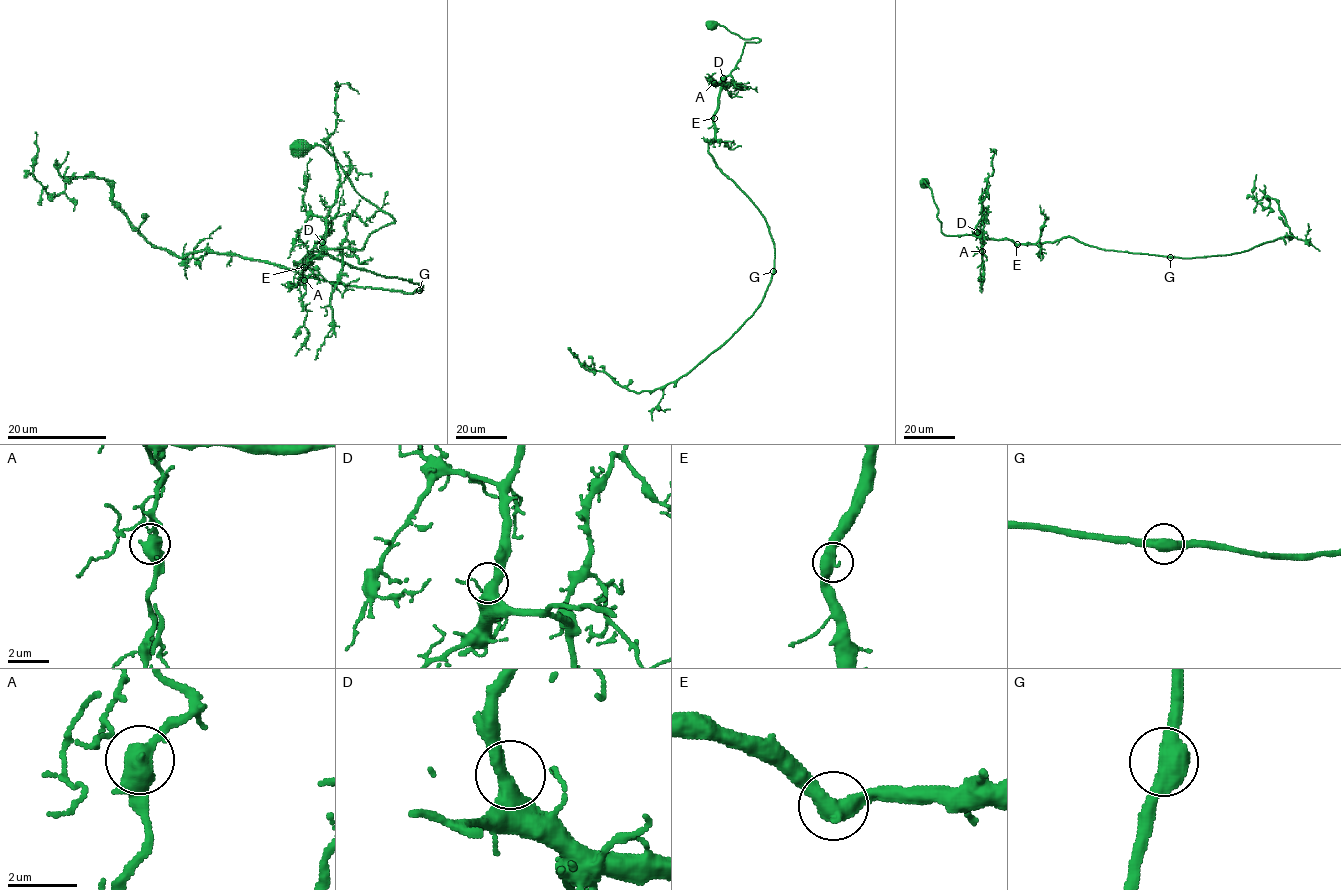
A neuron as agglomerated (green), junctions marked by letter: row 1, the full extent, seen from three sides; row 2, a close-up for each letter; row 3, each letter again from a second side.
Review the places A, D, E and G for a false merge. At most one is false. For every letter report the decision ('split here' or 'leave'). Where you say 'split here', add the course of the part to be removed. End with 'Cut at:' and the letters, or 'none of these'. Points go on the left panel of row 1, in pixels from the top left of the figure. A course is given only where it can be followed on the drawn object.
A: leave
D: leave
E: leave
G: leave
Cut at: none of these

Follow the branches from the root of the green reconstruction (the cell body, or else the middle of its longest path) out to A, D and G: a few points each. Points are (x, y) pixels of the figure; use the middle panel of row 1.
A: (712, 26), (723, 25), (742, 38), (760, 40), (746, 42), (735, 67), (721, 82), (714, 83)
D: (712, 26), (723, 25), (742, 38), (760, 40), (745, 43), (740, 60), (723, 78)
G: (712, 26), (760, 40), (745, 43), (740, 60), (724, 79), (708, 153), (764, 218), (774, 245), (773, 272)

